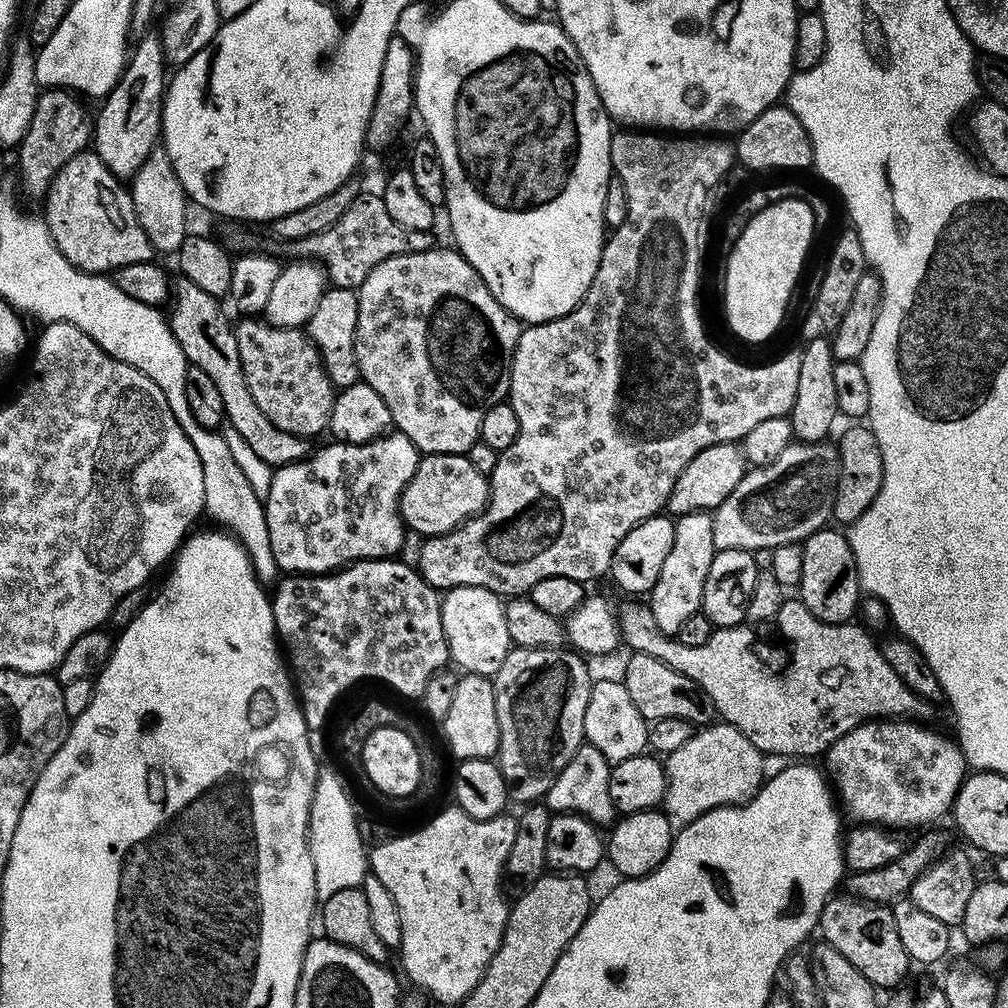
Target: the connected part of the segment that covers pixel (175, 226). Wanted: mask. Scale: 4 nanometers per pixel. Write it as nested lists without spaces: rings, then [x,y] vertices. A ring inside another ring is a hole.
[[[157,146],[146,158],[146,162],[142,162],[142,166],[130,177],[130,191],[134,214],[142,230],[146,230],[146,238],[150,238],[153,249],[157,253],[179,253],[182,242],[190,235],[188,228],[190,201],[163,147]]]

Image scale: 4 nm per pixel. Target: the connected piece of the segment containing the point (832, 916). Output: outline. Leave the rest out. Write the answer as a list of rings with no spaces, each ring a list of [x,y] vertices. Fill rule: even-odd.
[[[833,894],[828,897],[826,906],[822,910],[820,915],[820,926],[818,929],[819,935],[821,936],[823,943],[834,946],[834,950],[838,950],[838,954],[842,954],[842,958],[846,958],[846,962],[850,962],[850,966],[854,966],[854,970],[858,970],[858,974],[862,974],[862,978],[866,978],[870,983],[875,984],[877,989],[884,990],[884,988],[895,989],[897,986],[895,984],[900,984],[904,980],[904,975],[908,972],[908,967],[910,967],[910,961],[908,955],[906,954],[906,946],[902,946],[902,938],[898,934],[898,925],[894,923],[894,914],[892,913],[891,907],[888,906],[869,906],[864,903],[863,900],[858,900],[855,898],[849,898],[844,894]]]

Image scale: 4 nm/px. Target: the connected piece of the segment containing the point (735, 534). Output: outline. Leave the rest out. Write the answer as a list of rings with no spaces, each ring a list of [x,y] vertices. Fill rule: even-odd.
[[[835,443],[788,444],[774,462],[745,471],[742,482],[734,486],[734,494],[714,509],[714,546],[717,550],[753,550],[803,542],[832,520],[839,473]]]

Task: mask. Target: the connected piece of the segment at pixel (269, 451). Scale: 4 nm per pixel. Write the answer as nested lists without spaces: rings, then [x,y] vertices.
[[[180,278],[174,284],[174,295],[170,300],[170,323],[174,338],[178,338],[178,346],[182,346],[182,354],[188,359],[191,367],[202,370],[213,381],[219,391],[224,407],[223,419],[234,426],[247,445],[258,454],[273,470],[296,464],[309,455],[309,441],[298,434],[285,434],[262,410],[258,410],[258,402],[254,402],[254,394],[250,394],[250,386],[246,386],[246,374],[242,374],[242,358],[238,358],[238,338],[233,321],[228,321],[224,308],[217,297],[206,294],[206,290],[198,290],[194,282]]]

